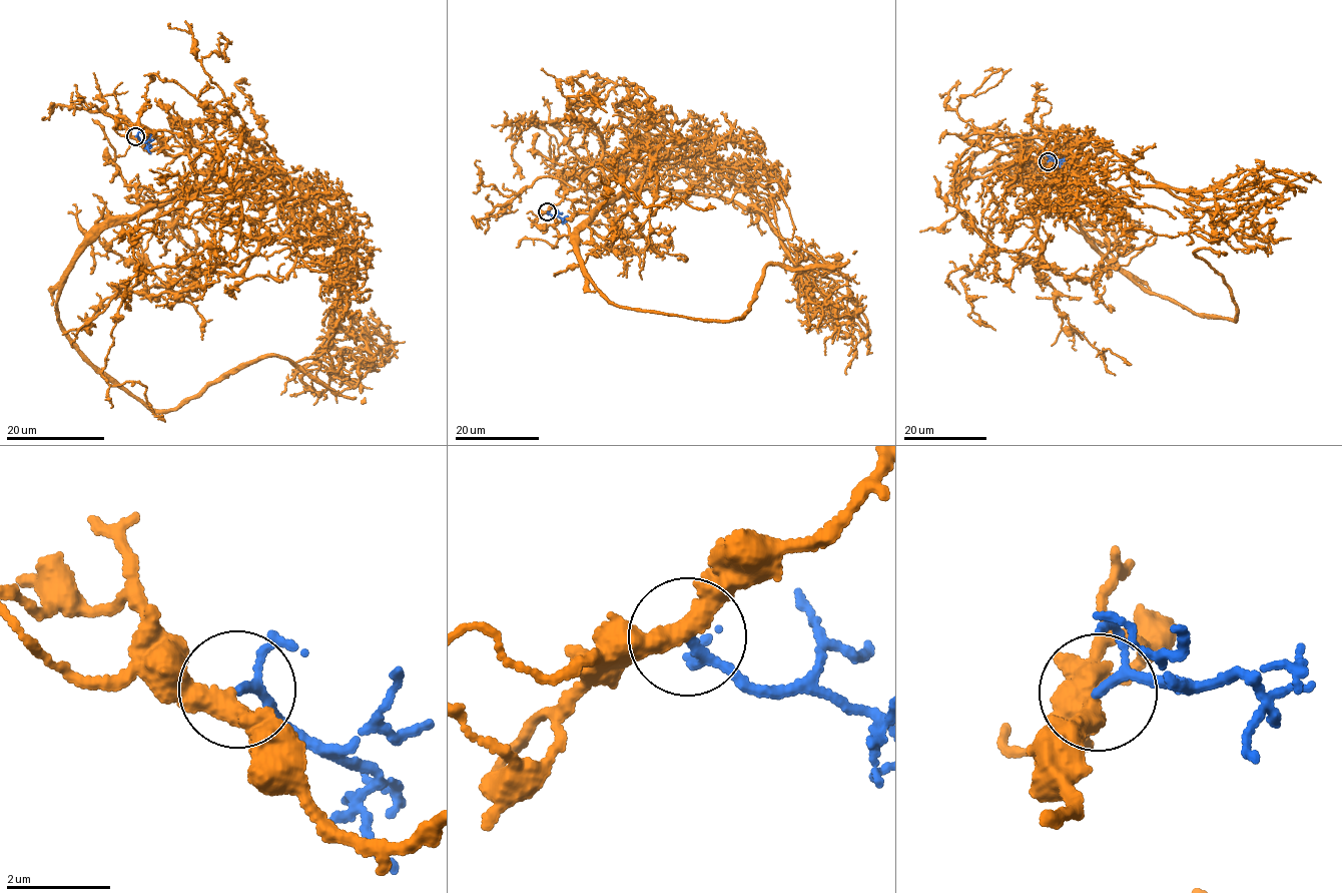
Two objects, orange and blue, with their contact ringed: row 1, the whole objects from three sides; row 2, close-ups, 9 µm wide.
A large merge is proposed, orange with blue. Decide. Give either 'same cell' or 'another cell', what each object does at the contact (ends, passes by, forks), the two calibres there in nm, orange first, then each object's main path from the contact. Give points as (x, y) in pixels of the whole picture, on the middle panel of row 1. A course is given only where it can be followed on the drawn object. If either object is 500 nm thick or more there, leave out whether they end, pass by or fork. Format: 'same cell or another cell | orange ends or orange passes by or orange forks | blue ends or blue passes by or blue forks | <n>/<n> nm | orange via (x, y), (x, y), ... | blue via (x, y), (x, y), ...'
same cell | orange passes by | blue passes by | 360/130 nm | orange via (547, 212), (601, 170), (583, 270), (615, 304), (690, 319), (738, 320), (768, 265), (833, 269), (856, 251) | blue via (547, 212), (564, 218), (568, 215)

